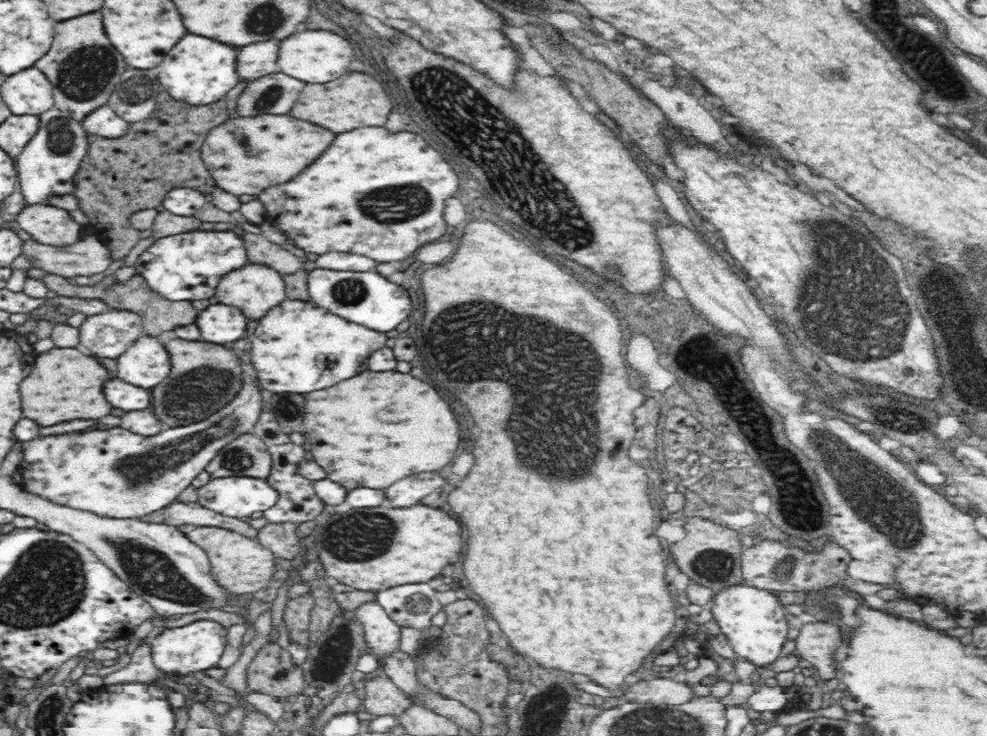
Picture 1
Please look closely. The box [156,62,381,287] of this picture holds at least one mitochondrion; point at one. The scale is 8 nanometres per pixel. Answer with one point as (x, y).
(271, 96)

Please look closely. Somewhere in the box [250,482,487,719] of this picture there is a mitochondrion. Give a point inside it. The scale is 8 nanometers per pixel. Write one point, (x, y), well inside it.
(340, 538)

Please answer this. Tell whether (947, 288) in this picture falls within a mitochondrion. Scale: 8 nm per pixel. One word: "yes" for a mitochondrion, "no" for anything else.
yes

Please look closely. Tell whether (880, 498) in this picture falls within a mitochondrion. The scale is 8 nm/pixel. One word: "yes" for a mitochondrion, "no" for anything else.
yes

